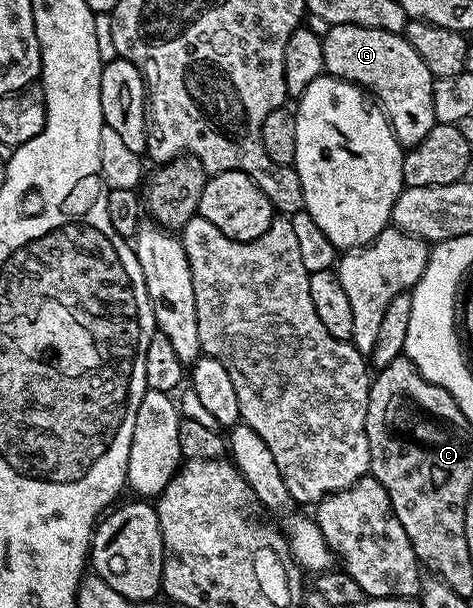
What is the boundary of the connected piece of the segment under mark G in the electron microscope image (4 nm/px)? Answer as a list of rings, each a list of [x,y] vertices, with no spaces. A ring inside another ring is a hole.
[[[341,24],[331,26],[328,34],[322,35],[323,39],[323,68],[332,78],[339,78],[342,82],[352,82],[354,86],[361,86],[368,94],[374,96],[387,120],[391,124],[391,131],[400,147],[410,148],[415,146],[425,136],[429,136],[431,129],[436,126],[435,113],[433,112],[433,79],[429,68],[425,68],[425,60],[413,52],[403,34],[385,32],[368,26],[354,26]]]

